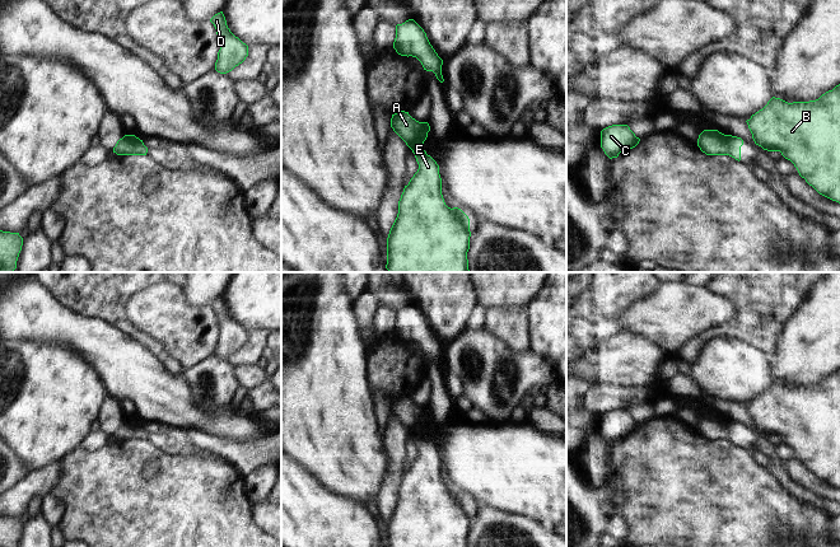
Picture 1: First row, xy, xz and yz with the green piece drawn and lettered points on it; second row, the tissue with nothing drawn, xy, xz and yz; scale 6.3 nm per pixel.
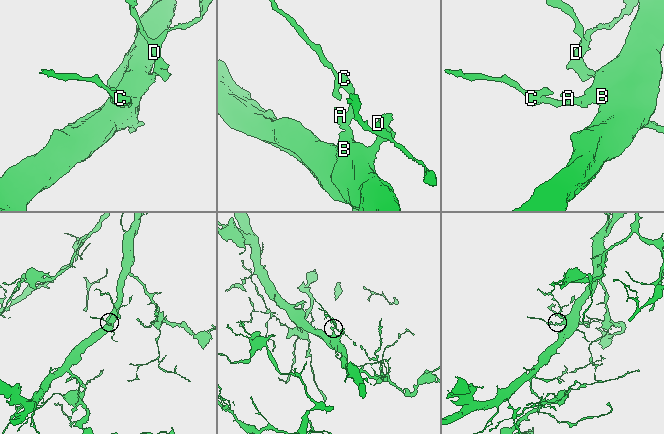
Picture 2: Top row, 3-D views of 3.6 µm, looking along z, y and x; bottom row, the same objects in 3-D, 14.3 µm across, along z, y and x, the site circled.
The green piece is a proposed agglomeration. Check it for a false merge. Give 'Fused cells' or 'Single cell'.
Fused cells

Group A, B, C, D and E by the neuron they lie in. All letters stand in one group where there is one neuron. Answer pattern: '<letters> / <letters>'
A C / B D E

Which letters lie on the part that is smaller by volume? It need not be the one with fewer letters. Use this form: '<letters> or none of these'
A, C

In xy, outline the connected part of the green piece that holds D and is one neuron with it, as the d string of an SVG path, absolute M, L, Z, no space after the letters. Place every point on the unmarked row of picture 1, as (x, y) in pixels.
M223 296L215 299L210 307L216 314L220 328L215 355L220 359L227 359L246 345L248 331L230 317Z

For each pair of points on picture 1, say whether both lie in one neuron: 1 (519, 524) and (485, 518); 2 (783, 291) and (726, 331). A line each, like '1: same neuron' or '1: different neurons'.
1: same neuron
2: same neuron

